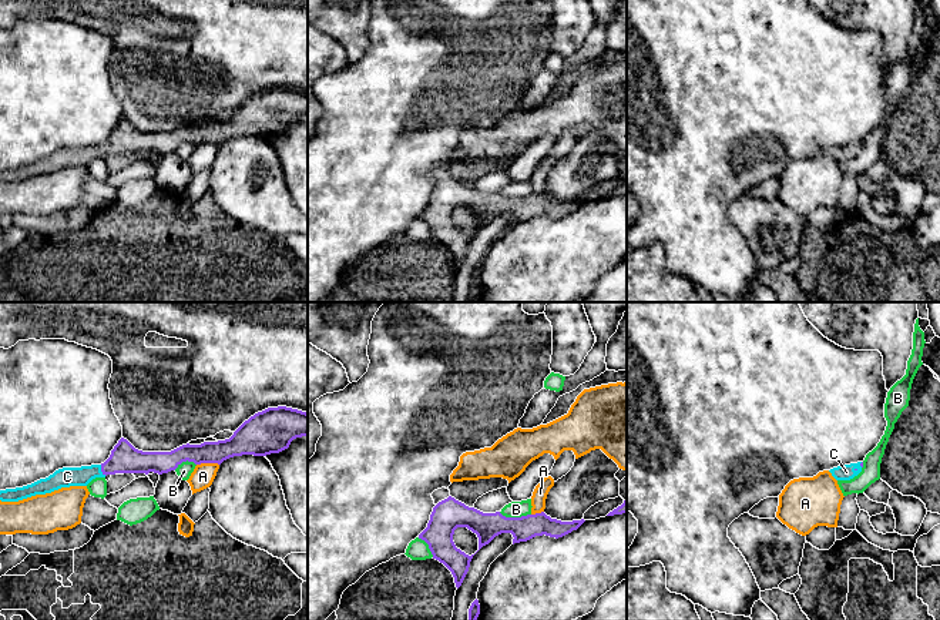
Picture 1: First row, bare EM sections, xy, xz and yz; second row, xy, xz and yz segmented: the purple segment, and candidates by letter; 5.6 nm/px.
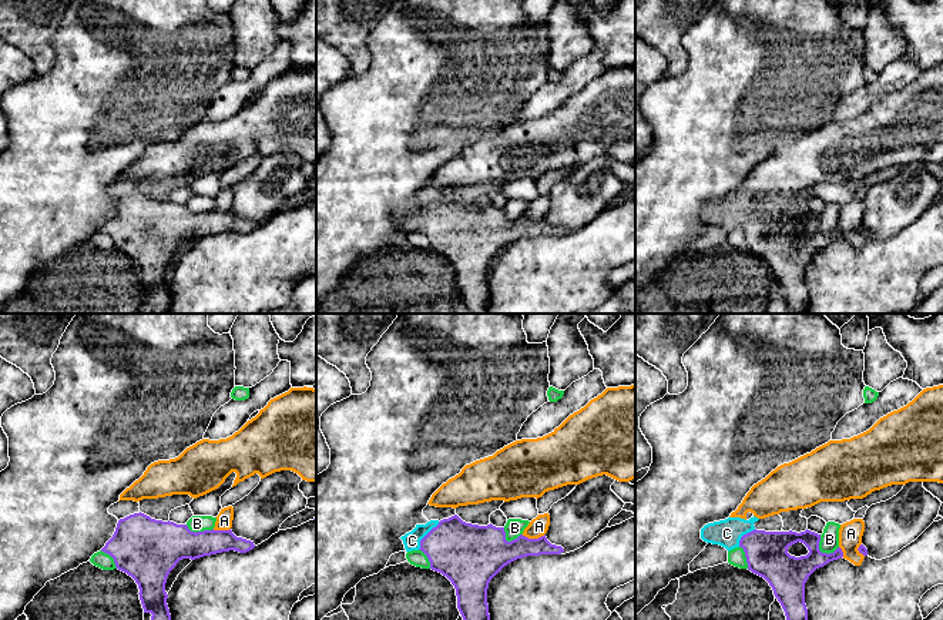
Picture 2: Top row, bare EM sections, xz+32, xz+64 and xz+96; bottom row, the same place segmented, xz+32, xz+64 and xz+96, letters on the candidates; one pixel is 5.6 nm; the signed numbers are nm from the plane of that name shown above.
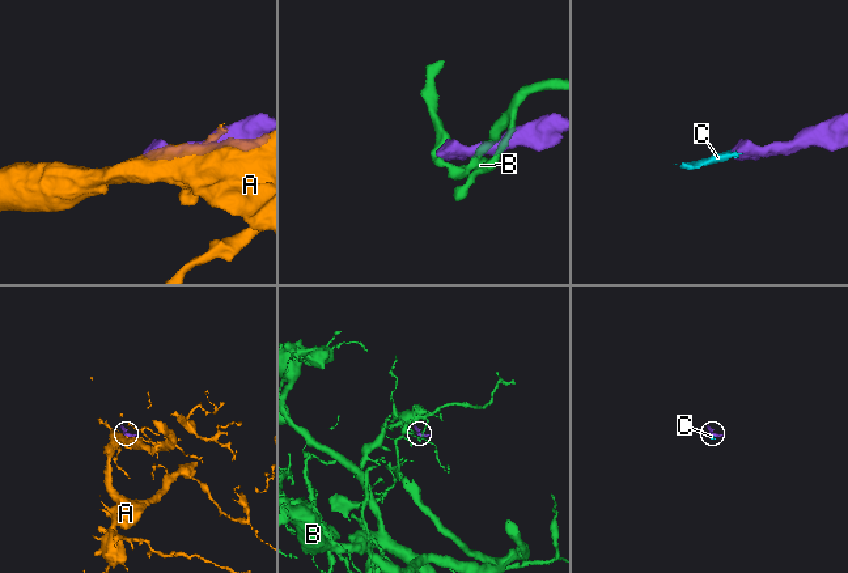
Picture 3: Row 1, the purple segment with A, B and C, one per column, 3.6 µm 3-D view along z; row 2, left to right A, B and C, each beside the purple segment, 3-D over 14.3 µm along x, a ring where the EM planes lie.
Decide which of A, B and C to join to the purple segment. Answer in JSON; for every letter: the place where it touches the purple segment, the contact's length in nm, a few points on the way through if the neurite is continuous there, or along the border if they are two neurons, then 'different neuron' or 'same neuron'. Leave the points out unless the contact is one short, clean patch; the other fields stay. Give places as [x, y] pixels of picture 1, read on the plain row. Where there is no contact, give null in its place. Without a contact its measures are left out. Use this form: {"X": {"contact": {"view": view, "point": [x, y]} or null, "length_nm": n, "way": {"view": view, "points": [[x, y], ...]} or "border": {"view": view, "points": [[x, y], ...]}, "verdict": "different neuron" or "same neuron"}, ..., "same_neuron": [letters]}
{"A": {"contact": {"view": "xy", "point": [207, 143]}, "length_nm": 130, "border": {"view": "xy", "points": [[218, 144], [197, 146]]}, "verdict": "different neuron"}, "B": {"contact": {"view": "xz", "point": [514, 198]}, "length_nm": 180, "verdict": "different neuron"}, "C": {"contact": {"view": "xy", "point": [101, 151]}, "length_nm": 70, "way": {"view": "xy", "points": [[124, 138], [101, 151], [67, 157]]}, "verdict": "same neuron"}, "same_neuron": ["C"]}

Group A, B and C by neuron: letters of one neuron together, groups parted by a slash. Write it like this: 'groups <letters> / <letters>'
groups A / B / C

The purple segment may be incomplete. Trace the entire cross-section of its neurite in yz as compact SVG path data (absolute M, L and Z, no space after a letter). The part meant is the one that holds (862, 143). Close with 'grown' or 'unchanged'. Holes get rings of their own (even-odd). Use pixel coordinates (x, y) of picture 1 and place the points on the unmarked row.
M857 143L857 144L833 148L829 153L836 161L850 161L862 153L862 148L863 148L863 143Z; grown

